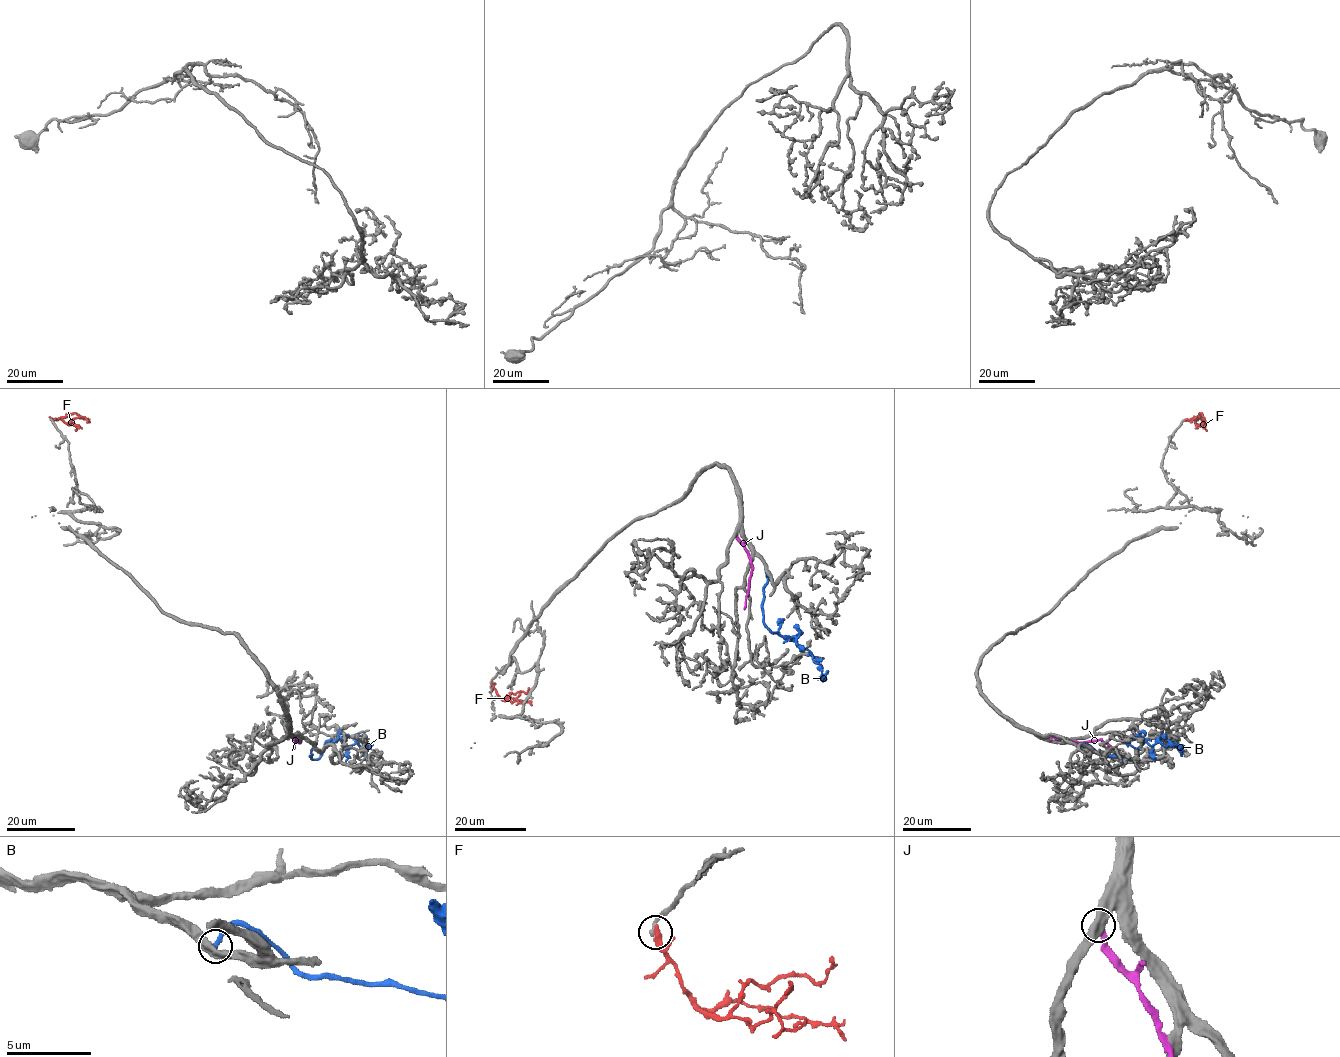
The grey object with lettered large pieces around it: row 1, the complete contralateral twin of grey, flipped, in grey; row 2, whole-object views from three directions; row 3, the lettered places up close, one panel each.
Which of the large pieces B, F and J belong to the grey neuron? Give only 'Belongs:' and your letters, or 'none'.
Belongs: none

